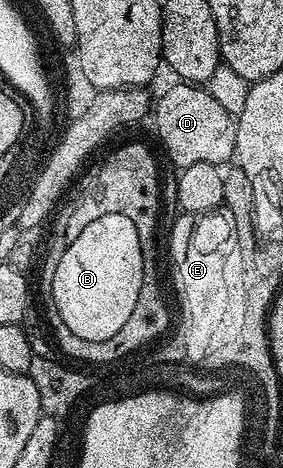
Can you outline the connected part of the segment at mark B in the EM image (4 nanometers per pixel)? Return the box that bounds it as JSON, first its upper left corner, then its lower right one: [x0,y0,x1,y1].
[51,214,144,342]

